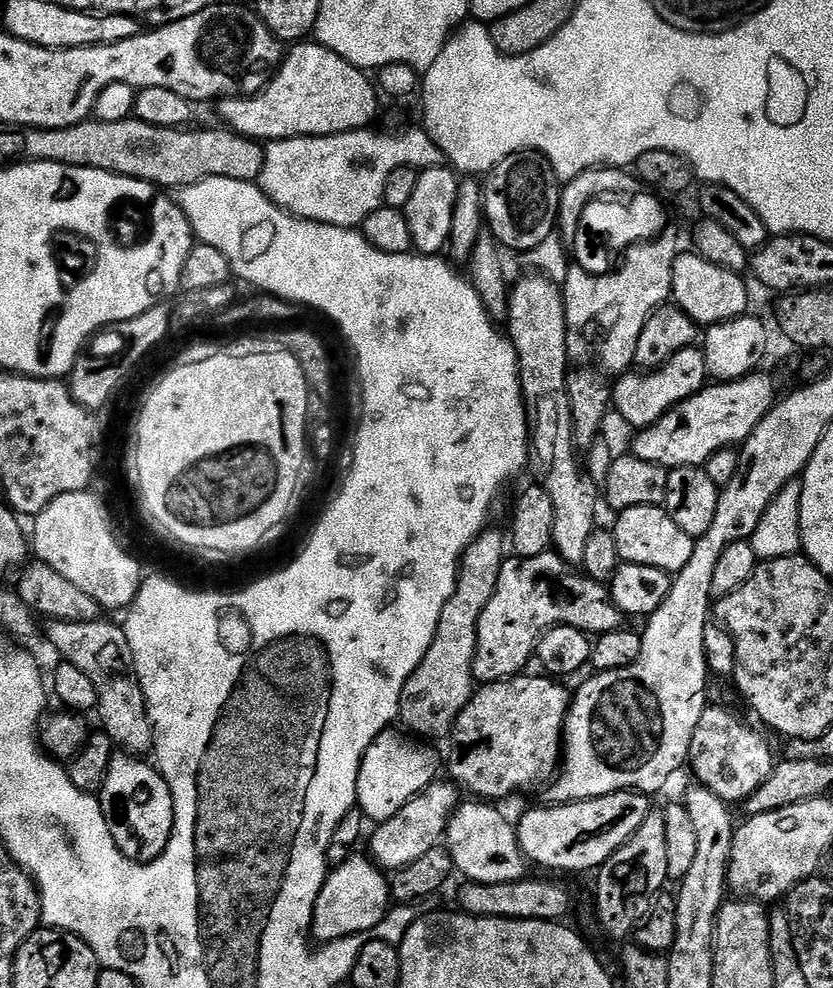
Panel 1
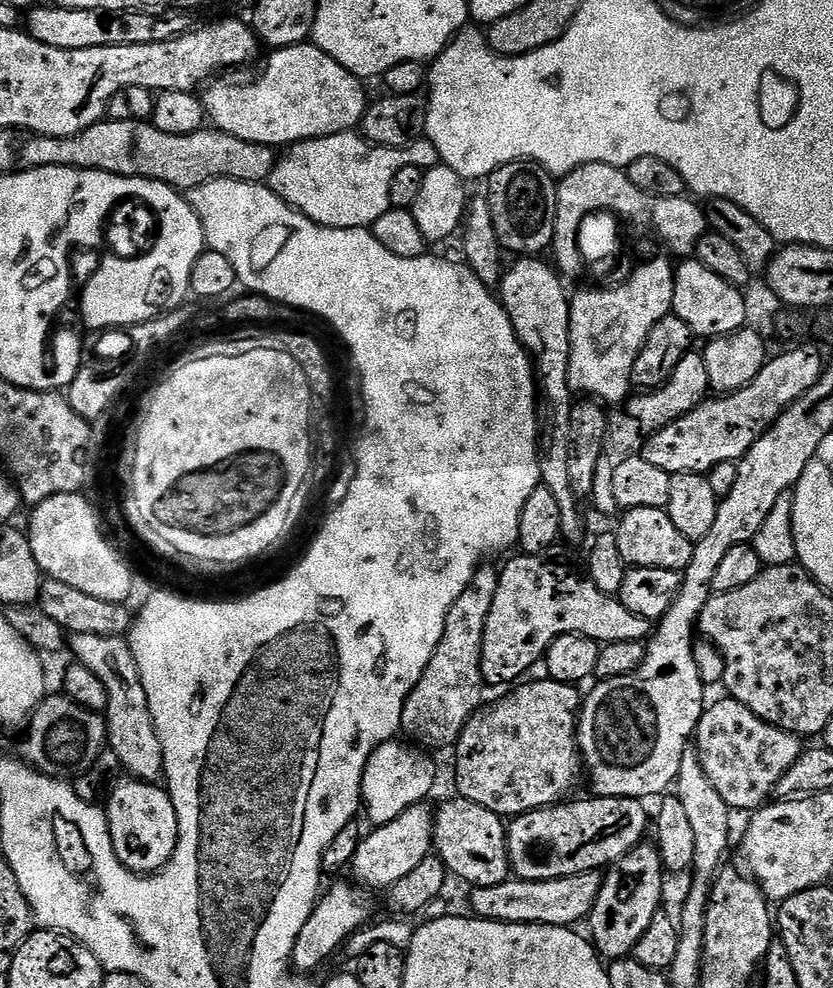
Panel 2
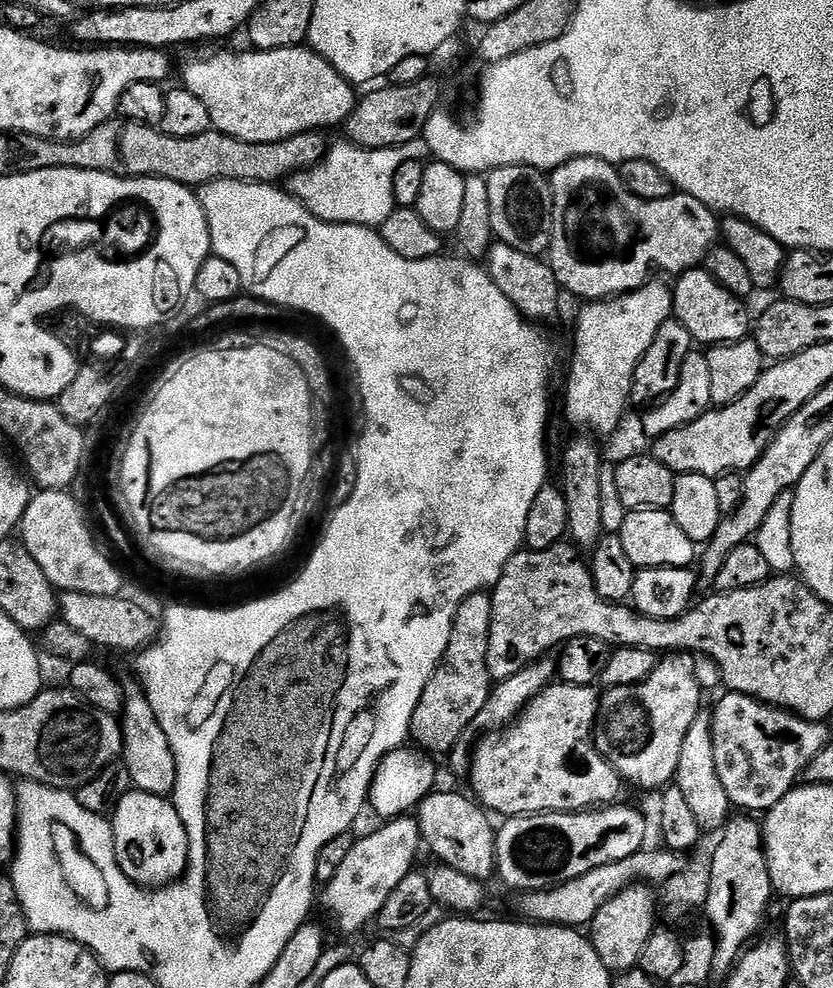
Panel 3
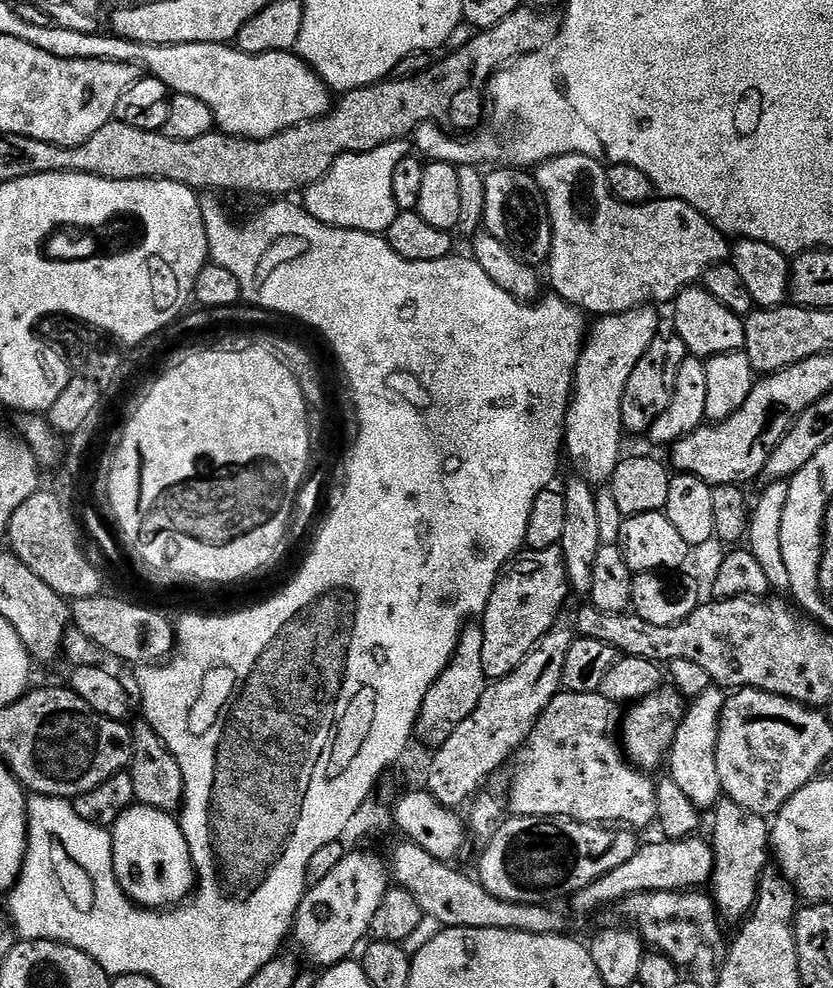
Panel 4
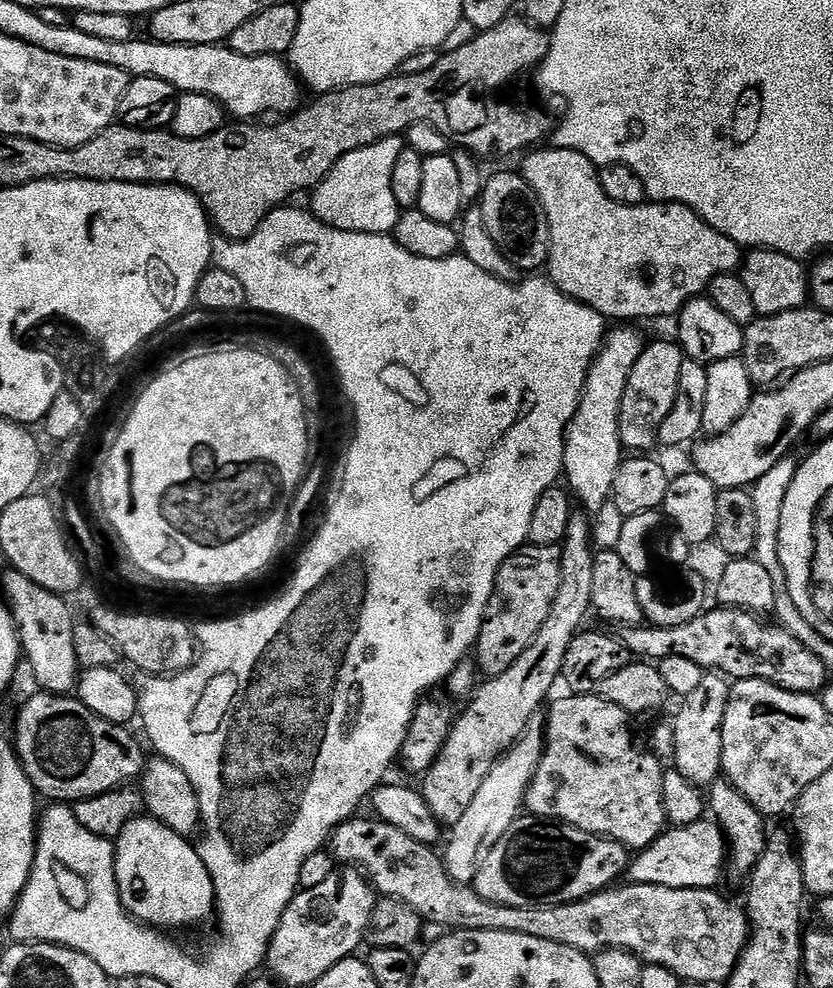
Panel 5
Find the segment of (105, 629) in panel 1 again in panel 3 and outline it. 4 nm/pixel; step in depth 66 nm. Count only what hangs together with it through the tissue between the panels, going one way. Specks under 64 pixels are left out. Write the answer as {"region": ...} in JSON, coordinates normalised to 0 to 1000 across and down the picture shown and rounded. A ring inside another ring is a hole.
{"region":[[[167,691],[148,693],[148,720],[143,730],[149,748],[146,771],[156,783],[160,799],[186,806],[205,807],[211,800],[209,759],[204,759],[199,743],[194,735],[190,735],[190,723],[185,723],[178,704]]]}

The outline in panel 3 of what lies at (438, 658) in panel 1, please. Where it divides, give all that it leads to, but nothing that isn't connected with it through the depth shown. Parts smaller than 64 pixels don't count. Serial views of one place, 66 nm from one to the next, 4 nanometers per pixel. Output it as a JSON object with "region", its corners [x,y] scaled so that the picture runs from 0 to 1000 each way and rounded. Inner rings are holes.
{"region":[[[585,598],[570,599],[555,609],[540,638],[540,650],[528,673],[521,678],[502,715],[497,715],[497,727],[492,731],[492,749],[501,758],[515,763],[541,762],[565,738],[569,727],[579,723],[579,715],[588,706],[593,689],[583,674],[583,658],[588,658],[588,621],[591,604]]]}

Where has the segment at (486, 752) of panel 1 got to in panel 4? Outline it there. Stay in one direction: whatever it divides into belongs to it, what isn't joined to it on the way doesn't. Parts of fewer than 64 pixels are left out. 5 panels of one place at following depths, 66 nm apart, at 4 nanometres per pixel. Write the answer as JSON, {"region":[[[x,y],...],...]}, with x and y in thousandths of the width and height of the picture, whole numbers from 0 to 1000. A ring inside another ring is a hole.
{"region":[[[673,699],[672,703],[666,704],[652,723],[646,727],[639,742],[634,744],[634,750],[624,758],[618,766],[617,774],[619,778],[615,781],[615,795],[610,798],[610,810],[607,806],[607,818],[615,826],[657,826],[659,828],[671,828],[675,830],[693,830],[700,834],[723,834],[726,836],[753,836],[760,840],[770,840],[777,834],[789,833],[790,812],[788,811],[789,790],[782,789],[777,780],[770,779],[753,768],[747,760],[745,754],[735,746],[735,740],[742,737],[742,717],[735,710],[729,709],[721,700],[684,700]]]}

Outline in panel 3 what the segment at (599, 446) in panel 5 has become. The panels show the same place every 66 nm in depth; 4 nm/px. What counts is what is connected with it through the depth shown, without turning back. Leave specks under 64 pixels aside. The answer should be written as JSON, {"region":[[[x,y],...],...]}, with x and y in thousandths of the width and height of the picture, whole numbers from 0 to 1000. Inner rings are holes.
{"region":[[[779,285],[748,300],[706,306],[697,312],[701,313],[691,320],[691,341],[687,344],[687,369],[682,372],[682,406],[677,409],[677,417],[684,428],[696,432],[693,434],[729,443],[755,416],[761,374],[771,358],[776,358],[780,346],[785,346],[785,338],[790,338],[792,331],[808,323],[807,293],[801,286]]]}

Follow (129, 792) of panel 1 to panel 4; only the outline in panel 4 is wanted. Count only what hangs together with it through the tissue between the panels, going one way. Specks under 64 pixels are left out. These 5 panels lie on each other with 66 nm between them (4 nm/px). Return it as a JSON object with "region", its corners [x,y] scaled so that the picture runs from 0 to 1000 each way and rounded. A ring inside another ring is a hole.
{"region":[[[164,812],[139,829],[132,841],[137,864],[137,885],[158,914],[179,921],[197,921],[203,917],[220,916],[232,906],[238,894],[235,878],[230,874],[228,856],[221,847],[217,831],[208,823],[196,822]]]}

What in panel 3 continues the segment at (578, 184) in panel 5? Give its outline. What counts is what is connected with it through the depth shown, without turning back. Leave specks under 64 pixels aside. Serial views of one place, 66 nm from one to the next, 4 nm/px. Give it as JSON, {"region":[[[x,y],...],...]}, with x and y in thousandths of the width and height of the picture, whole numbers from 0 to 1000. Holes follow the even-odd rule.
{"region":[[[695,158],[679,164],[661,175],[663,188],[663,218],[667,224],[663,229],[663,250],[655,259],[663,268],[667,283],[673,293],[687,300],[693,300],[696,306],[714,306],[717,304],[733,304],[736,300],[748,300],[752,296],[766,294],[772,287],[779,286],[783,271],[792,275],[803,275],[807,281],[830,271],[844,268],[848,257],[854,251],[861,250],[866,242],[864,223],[861,216],[849,211],[838,200],[828,200],[820,196],[808,196],[794,202],[767,202],[764,198],[755,198],[744,183],[741,167]],[[715,223],[735,235],[735,256],[721,263],[705,259],[699,252],[711,243],[711,234],[715,231]]]}

